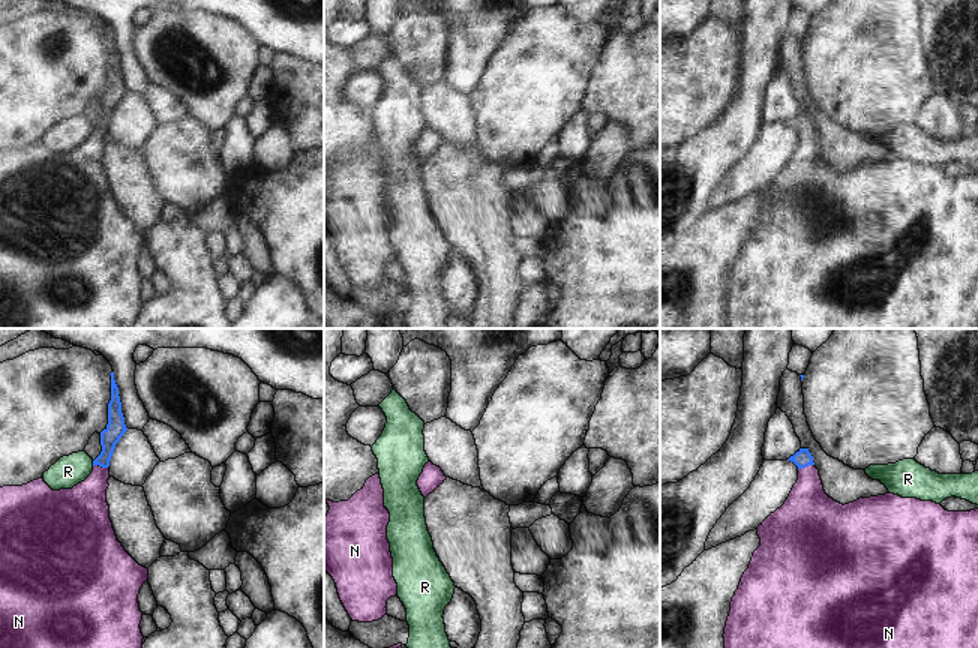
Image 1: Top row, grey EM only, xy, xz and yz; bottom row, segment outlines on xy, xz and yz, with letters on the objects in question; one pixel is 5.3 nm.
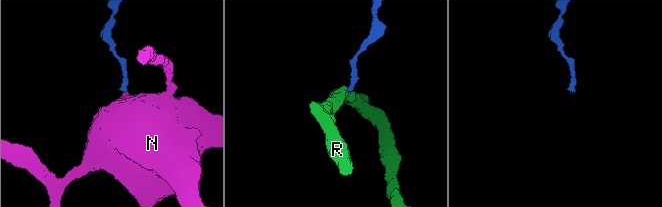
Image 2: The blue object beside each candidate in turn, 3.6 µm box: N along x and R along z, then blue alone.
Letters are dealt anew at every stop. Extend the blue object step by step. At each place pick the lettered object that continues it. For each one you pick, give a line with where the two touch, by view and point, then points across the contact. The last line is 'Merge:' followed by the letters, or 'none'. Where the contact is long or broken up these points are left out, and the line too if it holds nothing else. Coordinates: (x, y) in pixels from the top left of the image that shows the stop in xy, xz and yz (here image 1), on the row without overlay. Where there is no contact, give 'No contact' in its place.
N: Touches blue at yz (806, 129). Path across: yz (803, 122), (806, 129), (809, 176)
Merge: N

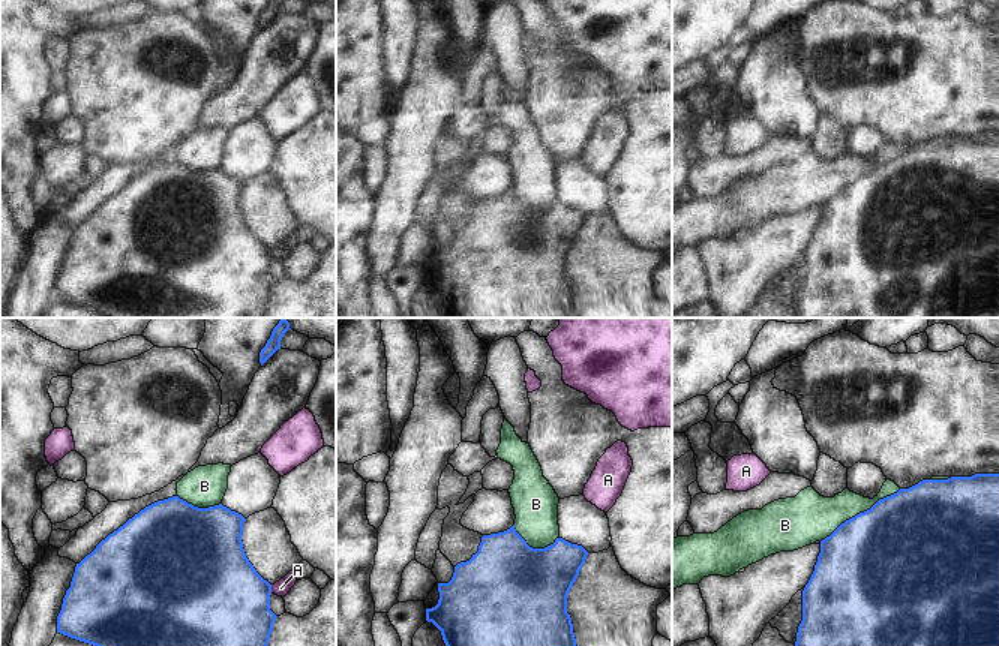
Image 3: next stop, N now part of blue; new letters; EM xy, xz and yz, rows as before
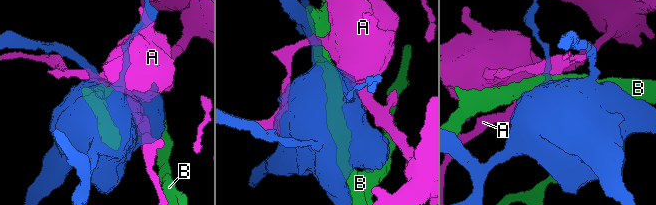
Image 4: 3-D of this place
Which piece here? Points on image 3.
Merge: none

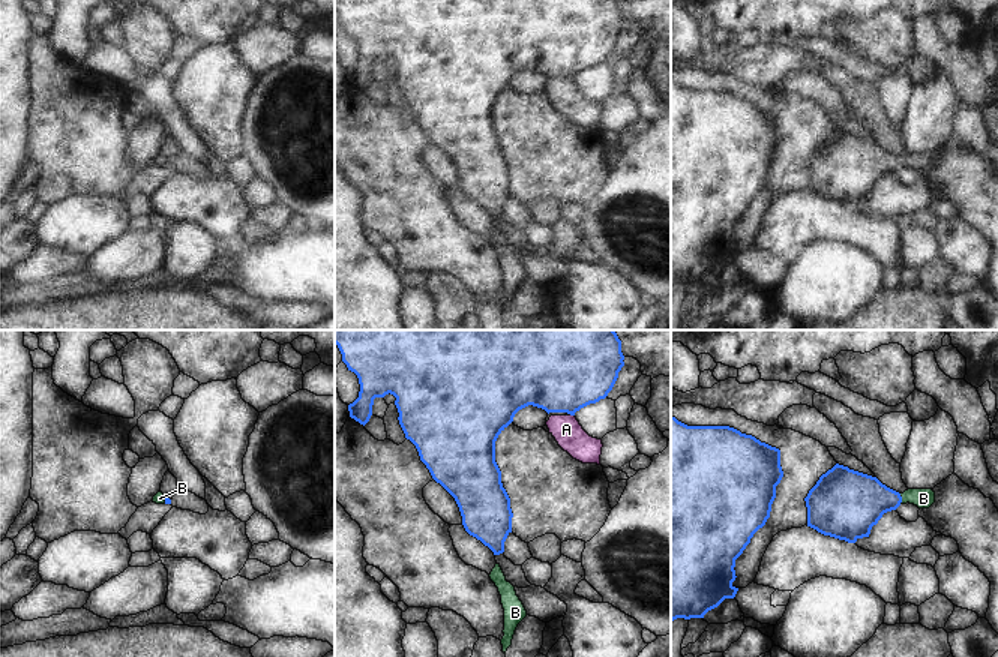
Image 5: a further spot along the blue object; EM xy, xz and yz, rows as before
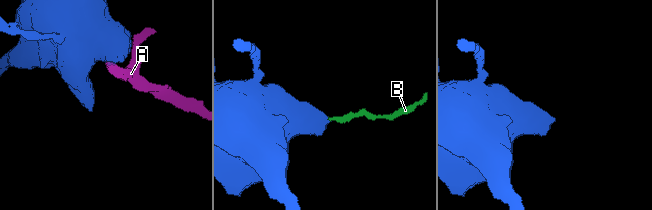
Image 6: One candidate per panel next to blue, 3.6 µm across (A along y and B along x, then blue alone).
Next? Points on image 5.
B: Touches blue at yz (901, 162). Path across: yz (854, 165), (865, 162), (901, 162), (923, 162)
Merge: B

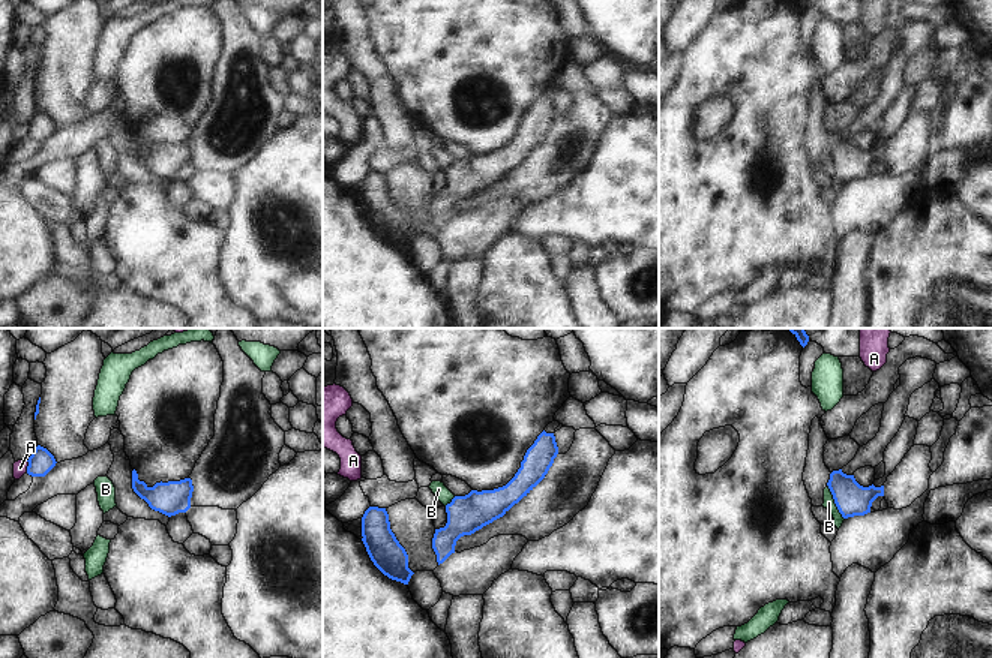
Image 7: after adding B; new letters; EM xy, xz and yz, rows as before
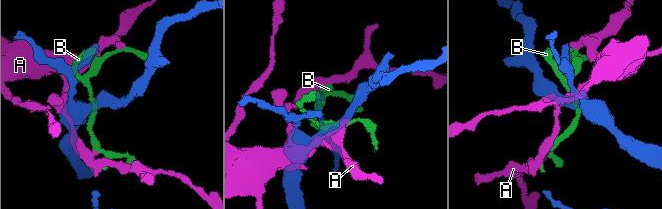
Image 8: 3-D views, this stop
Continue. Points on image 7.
Merge: none

